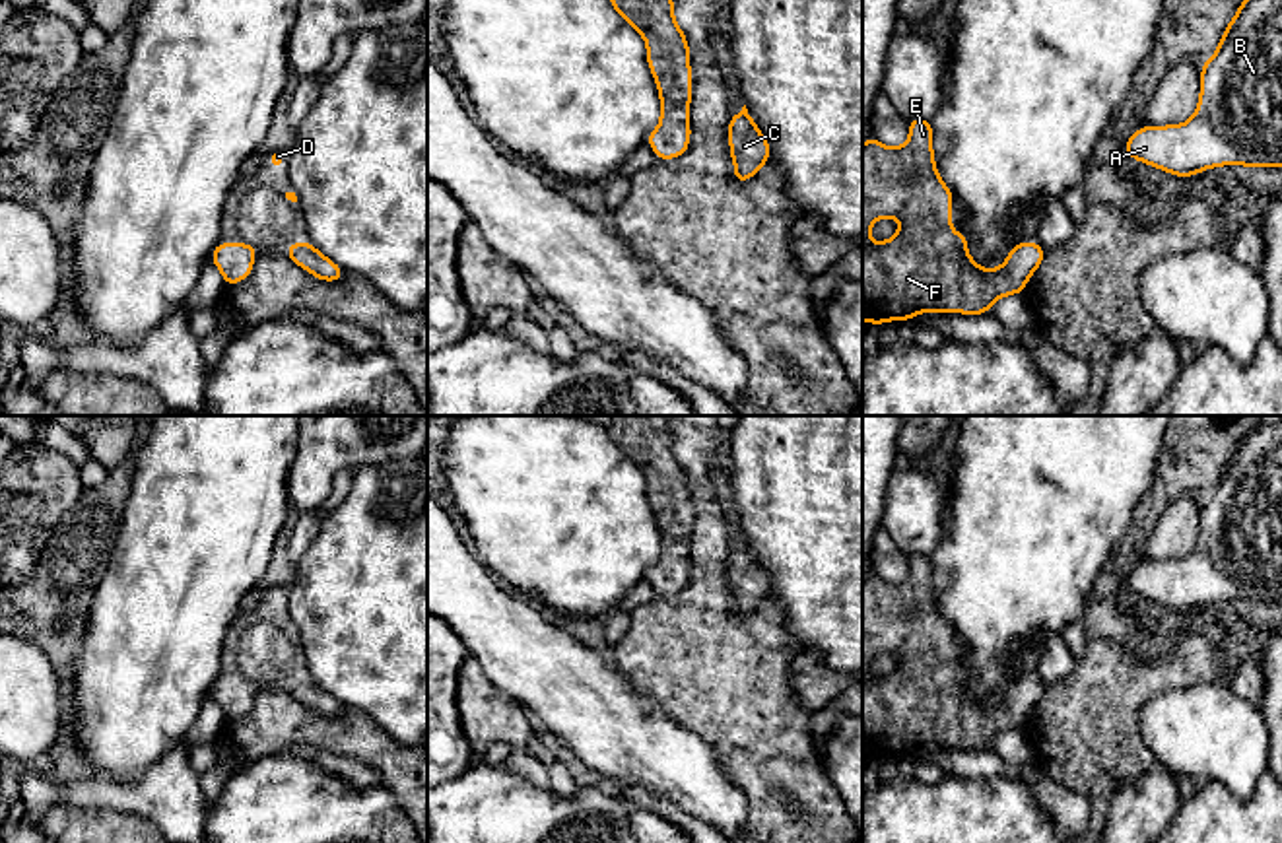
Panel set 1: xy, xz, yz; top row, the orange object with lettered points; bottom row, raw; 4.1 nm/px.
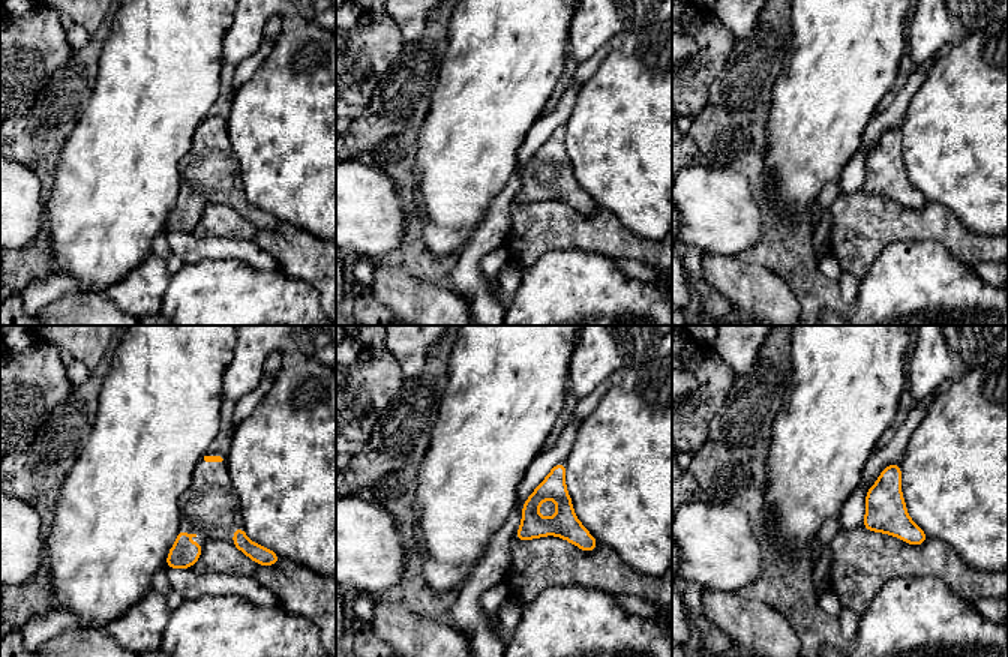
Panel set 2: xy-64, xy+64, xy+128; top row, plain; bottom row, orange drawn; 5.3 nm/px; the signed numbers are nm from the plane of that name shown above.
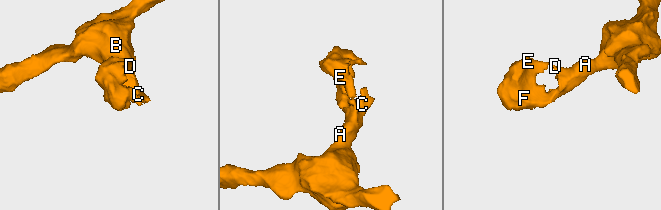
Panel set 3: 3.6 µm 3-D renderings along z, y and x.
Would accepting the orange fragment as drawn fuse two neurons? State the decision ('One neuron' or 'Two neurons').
One neuron

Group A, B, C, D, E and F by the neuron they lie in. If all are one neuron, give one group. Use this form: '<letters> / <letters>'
A B C D E F

